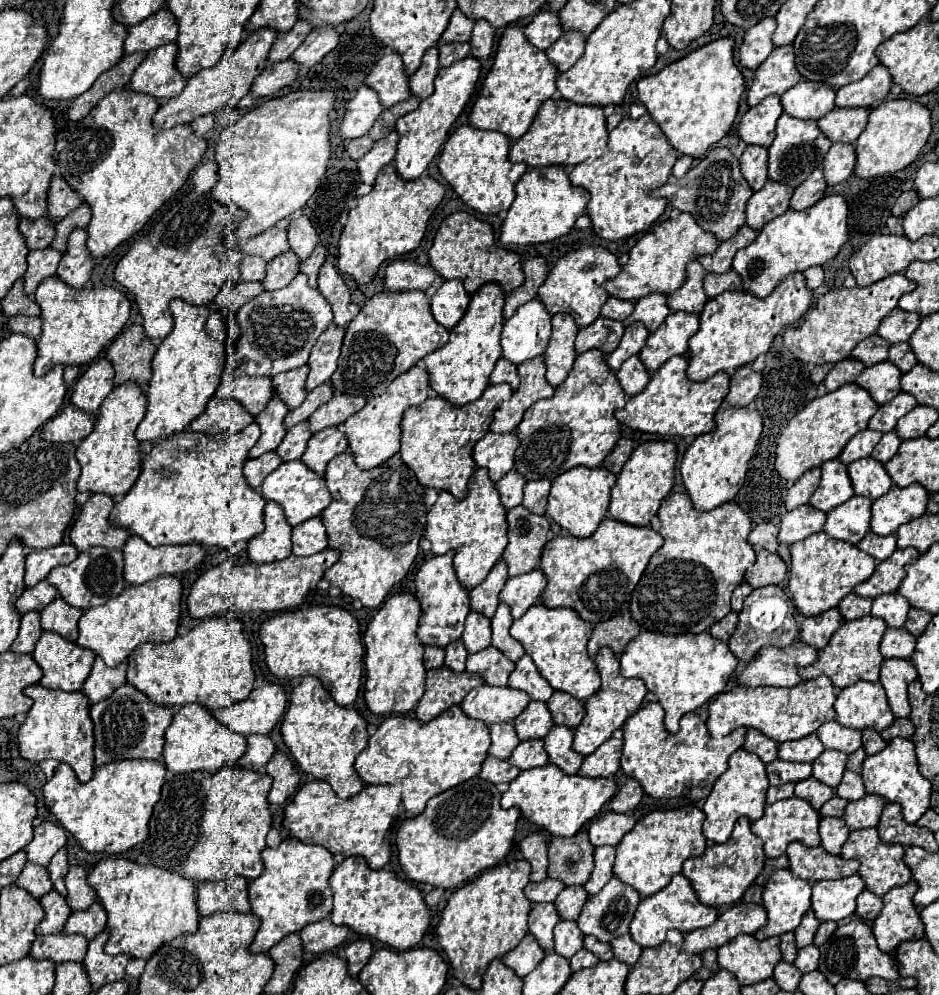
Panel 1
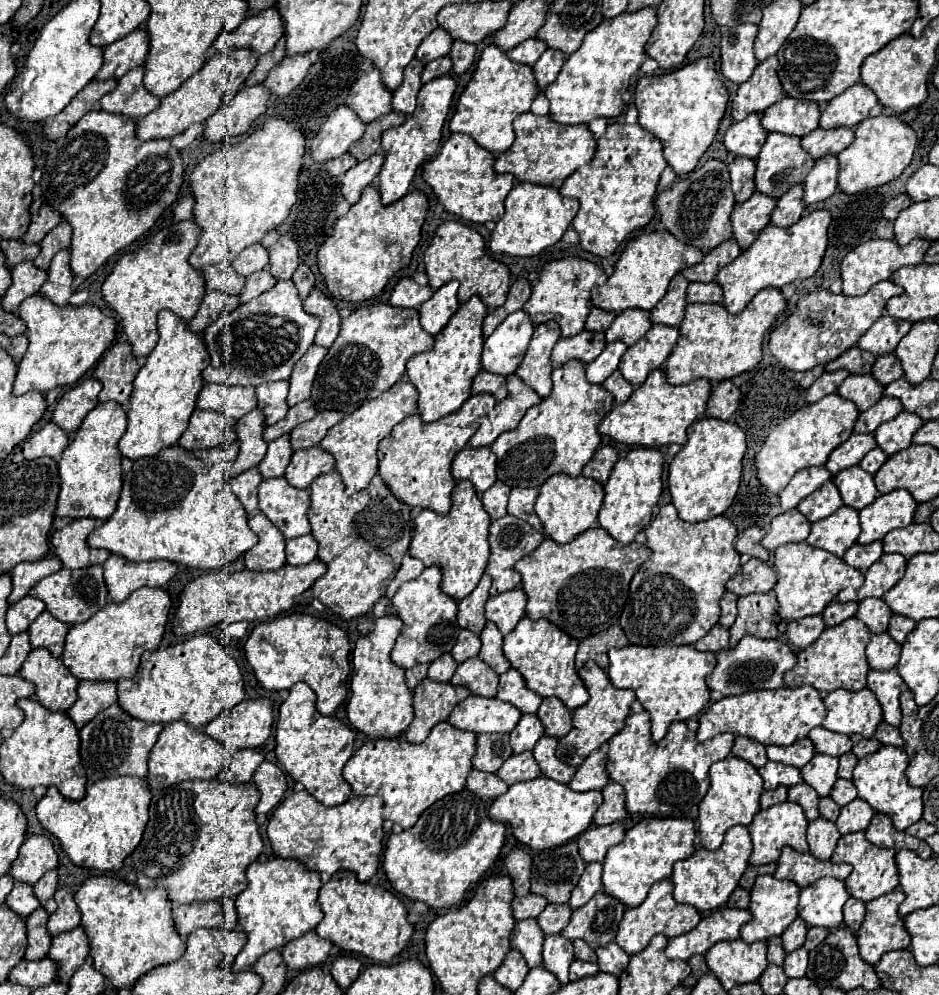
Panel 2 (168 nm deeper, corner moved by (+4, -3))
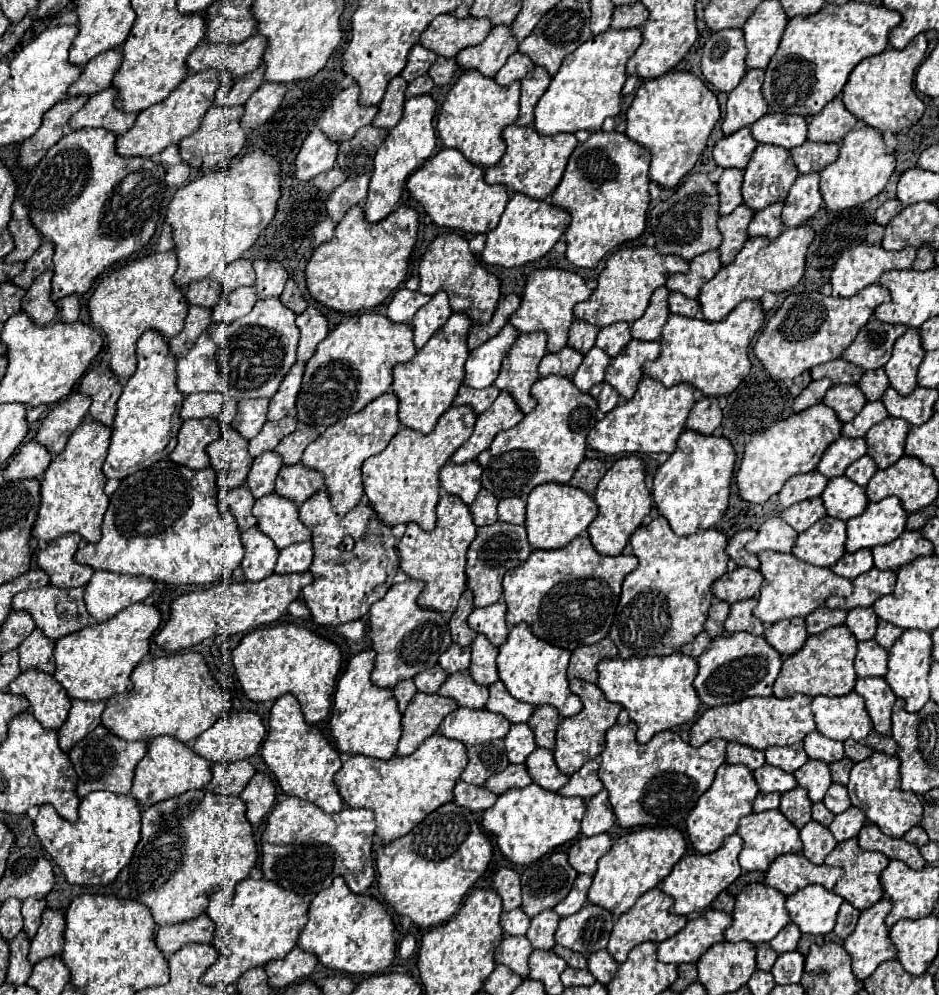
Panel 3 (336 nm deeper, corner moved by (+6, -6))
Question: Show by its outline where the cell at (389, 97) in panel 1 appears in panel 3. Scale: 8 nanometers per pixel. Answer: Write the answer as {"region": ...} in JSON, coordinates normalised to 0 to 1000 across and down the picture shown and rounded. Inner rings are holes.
{"region":[[[373,85],[362,91],[345,116],[339,120],[339,128],[351,136],[356,142],[368,142],[379,136],[379,132],[388,126],[394,126],[403,114],[400,106],[383,104],[383,87]]]}

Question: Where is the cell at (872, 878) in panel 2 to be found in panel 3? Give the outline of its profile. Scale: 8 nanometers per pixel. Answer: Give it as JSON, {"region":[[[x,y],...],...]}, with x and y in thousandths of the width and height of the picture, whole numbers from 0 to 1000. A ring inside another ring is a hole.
{"region":[[[912,841],[901,843],[897,847],[892,847],[888,851],[886,857],[882,857],[880,861],[880,869],[890,869],[895,873],[899,873],[899,881],[892,883],[892,887],[888,889],[888,897],[892,897],[895,902],[899,902],[899,906],[903,906],[905,910],[909,910],[912,914],[920,916],[924,912],[929,912],[933,906],[937,906],[941,902],[941,893],[937,887],[937,879],[939,875],[946,871],[946,861],[941,857],[929,857],[929,855],[920,855],[914,851]]]}

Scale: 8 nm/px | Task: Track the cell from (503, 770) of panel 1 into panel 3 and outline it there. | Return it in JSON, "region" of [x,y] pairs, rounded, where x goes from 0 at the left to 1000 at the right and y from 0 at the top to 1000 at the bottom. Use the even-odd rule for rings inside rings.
{"region":[[[488,785],[483,791],[483,807],[511,817],[524,811],[524,807],[528,807],[530,799],[526,799],[524,795],[520,795],[518,791],[509,791],[509,789],[501,789],[494,785]]]}

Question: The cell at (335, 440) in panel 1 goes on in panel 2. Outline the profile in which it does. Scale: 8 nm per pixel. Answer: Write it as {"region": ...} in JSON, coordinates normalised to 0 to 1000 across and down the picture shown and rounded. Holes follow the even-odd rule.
{"region":[[[334,448],[334,450],[317,452],[311,456],[311,462],[305,470],[302,480],[307,482],[309,488],[324,492],[332,486],[334,480],[354,472],[356,472],[354,458],[349,458],[349,454],[345,454],[343,450]]]}

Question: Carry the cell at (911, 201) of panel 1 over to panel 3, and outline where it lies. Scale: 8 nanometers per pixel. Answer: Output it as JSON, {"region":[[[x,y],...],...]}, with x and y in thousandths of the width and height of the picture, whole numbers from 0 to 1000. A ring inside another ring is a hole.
{"region":[[[956,200],[944,202],[944,204],[937,206],[935,212],[933,212],[933,224],[937,224],[937,226],[946,226],[946,222],[948,222],[952,216],[956,216],[958,212],[961,212],[961,204],[958,204]]]}

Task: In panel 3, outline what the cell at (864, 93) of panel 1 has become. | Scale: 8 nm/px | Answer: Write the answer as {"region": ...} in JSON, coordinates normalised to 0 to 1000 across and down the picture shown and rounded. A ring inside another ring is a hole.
{"region":[[[897,97],[886,99],[871,116],[860,124],[860,140],[875,144],[895,142],[905,130],[909,130],[914,120],[899,108]]]}

